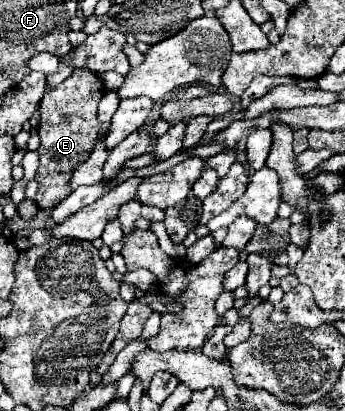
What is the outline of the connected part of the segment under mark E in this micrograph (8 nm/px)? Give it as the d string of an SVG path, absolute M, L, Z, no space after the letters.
M74 69L72 75L58 87L46 87L44 97L40 101L40 123L38 123L40 167L36 173L36 181L40 185L40 191L36 195L36 203L40 209L52 209L70 195L68 179L72 169L80 161L84 161L96 145L98 137L96 107L104 91L106 87L102 79L88 69Z

